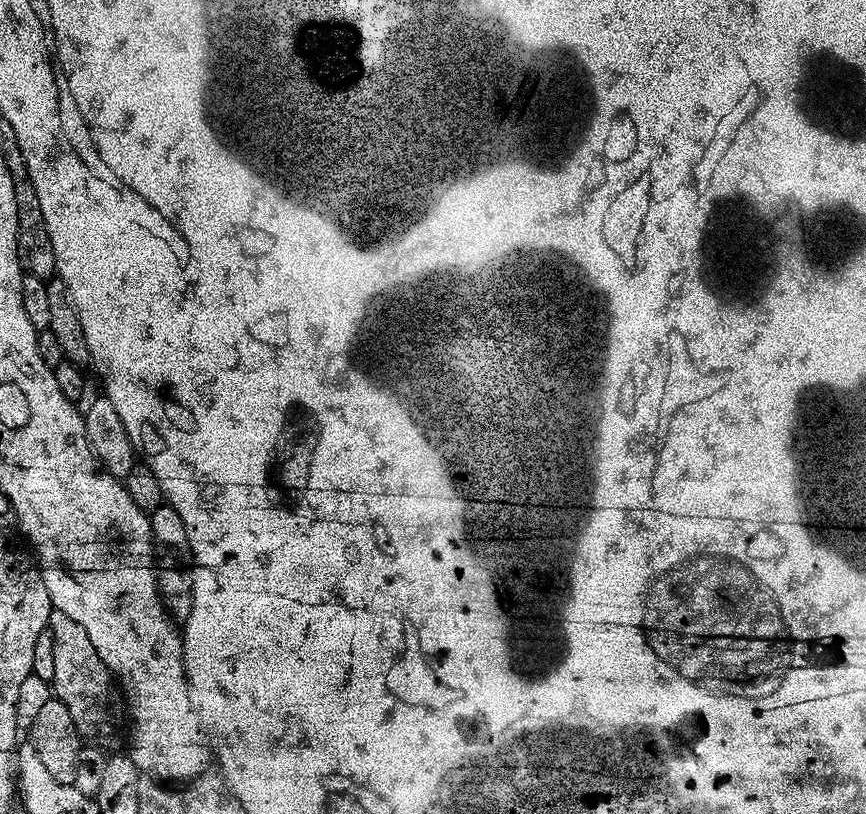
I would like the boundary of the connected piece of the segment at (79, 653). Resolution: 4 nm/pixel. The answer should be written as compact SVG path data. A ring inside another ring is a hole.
M53 610L46 631L54 642L54 678L51 686L55 699L70 710L81 741L105 750L112 750L126 732L126 705L112 671L98 658L98 650L90 642L90 634L74 622L74 618Z

